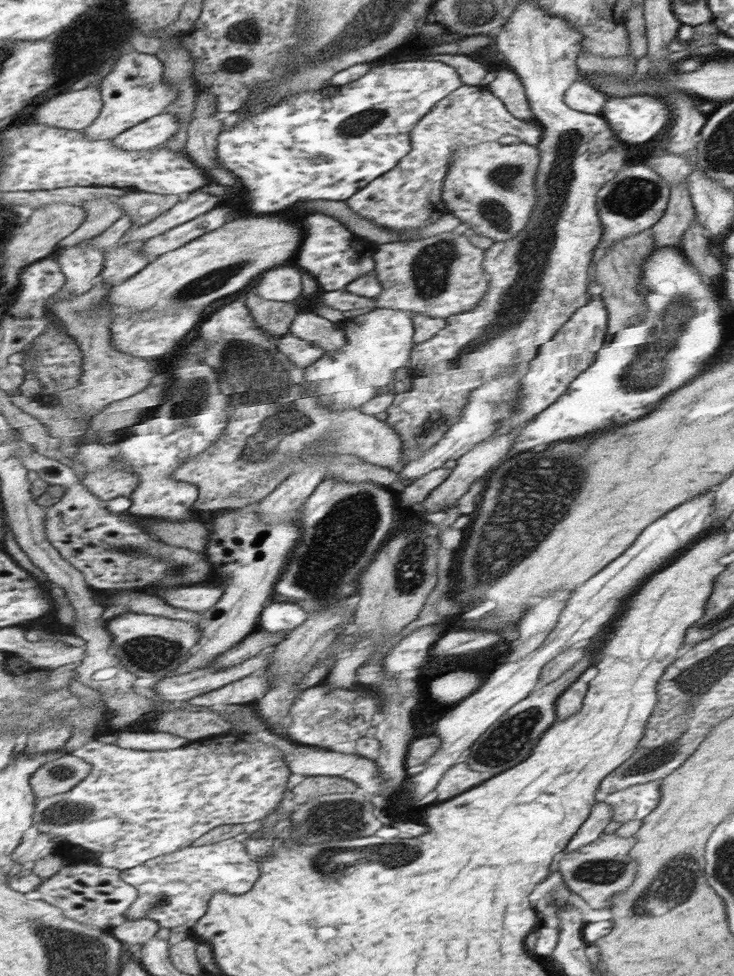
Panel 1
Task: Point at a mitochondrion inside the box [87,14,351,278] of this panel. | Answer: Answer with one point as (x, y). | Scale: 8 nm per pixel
(242, 34)

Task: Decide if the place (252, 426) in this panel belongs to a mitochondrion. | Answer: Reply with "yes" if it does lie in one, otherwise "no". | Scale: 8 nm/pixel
yes

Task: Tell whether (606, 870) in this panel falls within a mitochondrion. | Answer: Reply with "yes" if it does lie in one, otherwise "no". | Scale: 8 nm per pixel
yes

